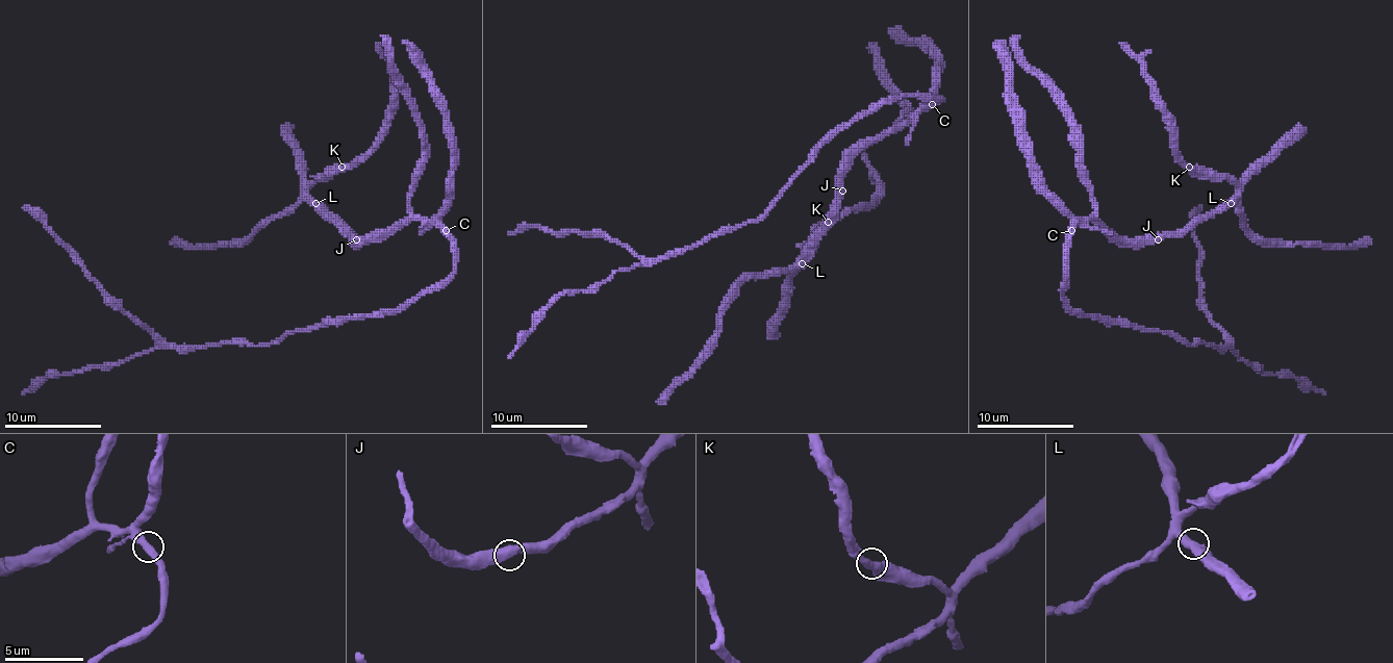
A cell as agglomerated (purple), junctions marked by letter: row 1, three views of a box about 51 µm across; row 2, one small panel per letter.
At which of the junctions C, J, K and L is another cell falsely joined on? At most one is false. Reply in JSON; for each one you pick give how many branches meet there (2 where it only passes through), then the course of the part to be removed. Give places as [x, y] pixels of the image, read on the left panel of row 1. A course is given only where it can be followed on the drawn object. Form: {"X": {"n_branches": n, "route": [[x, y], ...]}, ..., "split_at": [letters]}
{"split_at": []}

